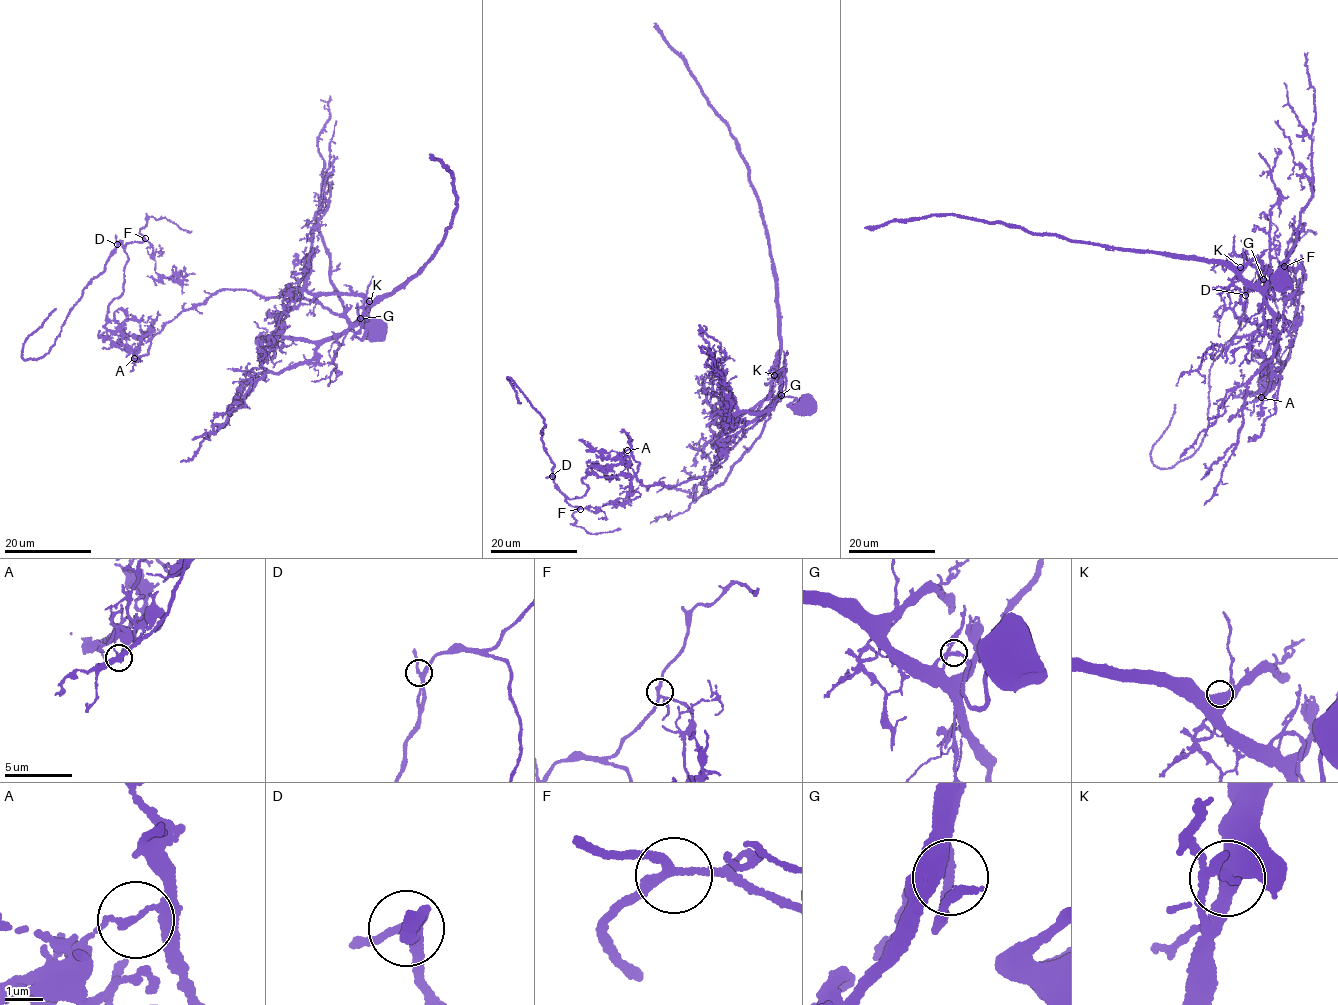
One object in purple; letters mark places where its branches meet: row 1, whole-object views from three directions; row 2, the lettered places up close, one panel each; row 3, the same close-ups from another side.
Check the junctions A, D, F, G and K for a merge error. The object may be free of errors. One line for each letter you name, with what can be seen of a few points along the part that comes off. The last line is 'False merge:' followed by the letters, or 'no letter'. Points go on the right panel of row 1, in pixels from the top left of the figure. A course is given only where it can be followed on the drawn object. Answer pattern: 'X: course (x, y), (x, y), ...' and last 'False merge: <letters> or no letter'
A: course (1261, 398), (1278, 307), (1275, 293), (1259, 287), (1210, 368), (1205, 437), (1163, 469), (1150, 453), (1175, 404)
False merge: A

